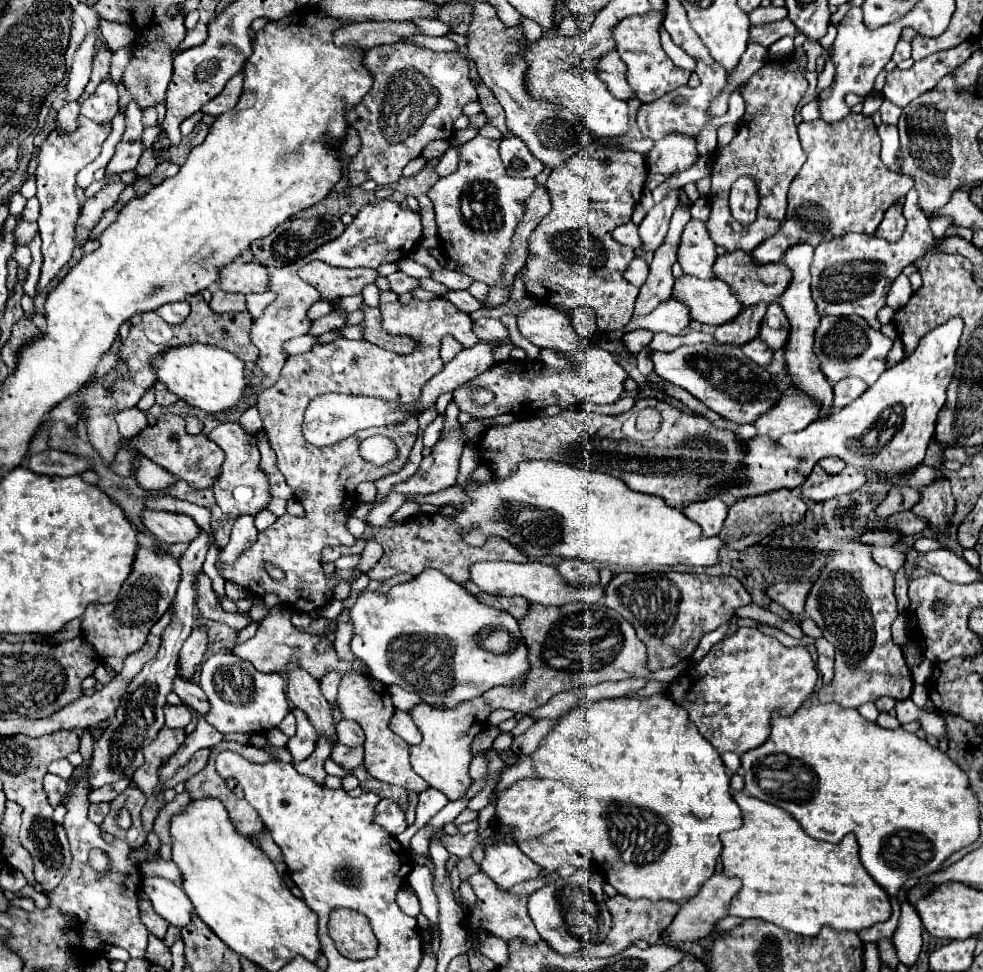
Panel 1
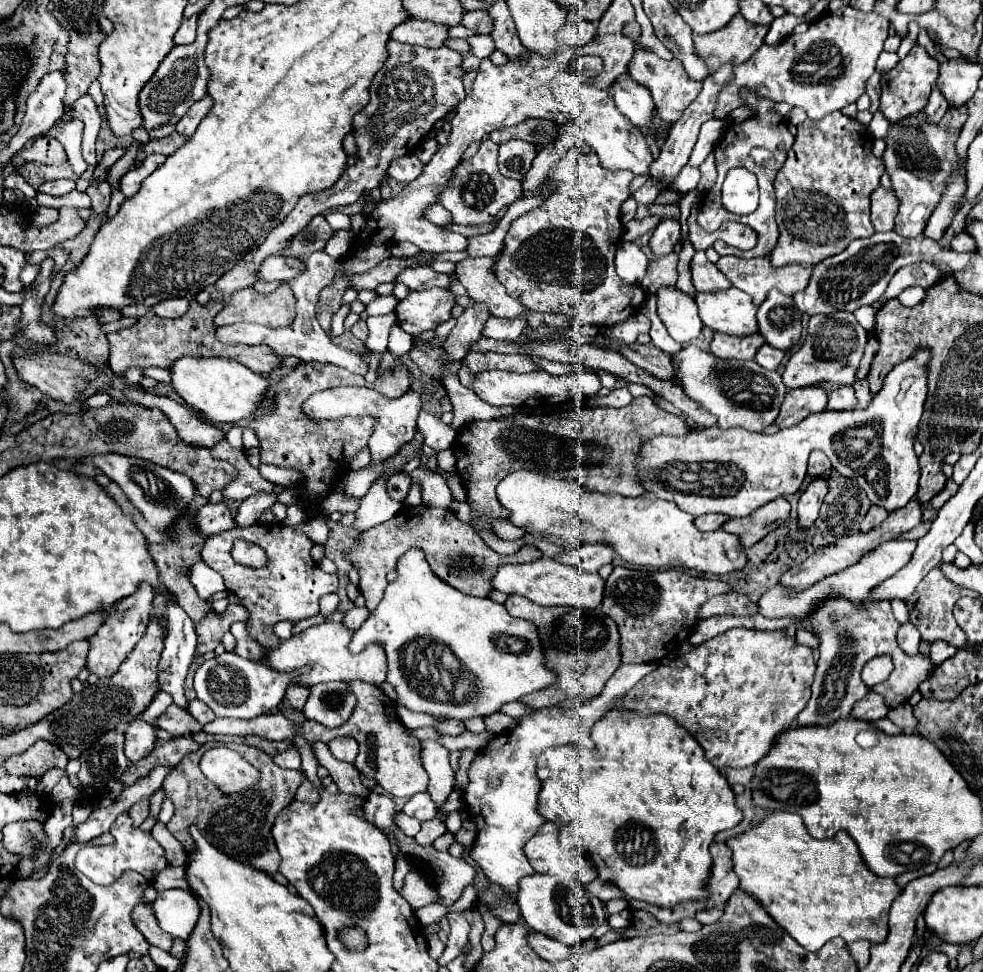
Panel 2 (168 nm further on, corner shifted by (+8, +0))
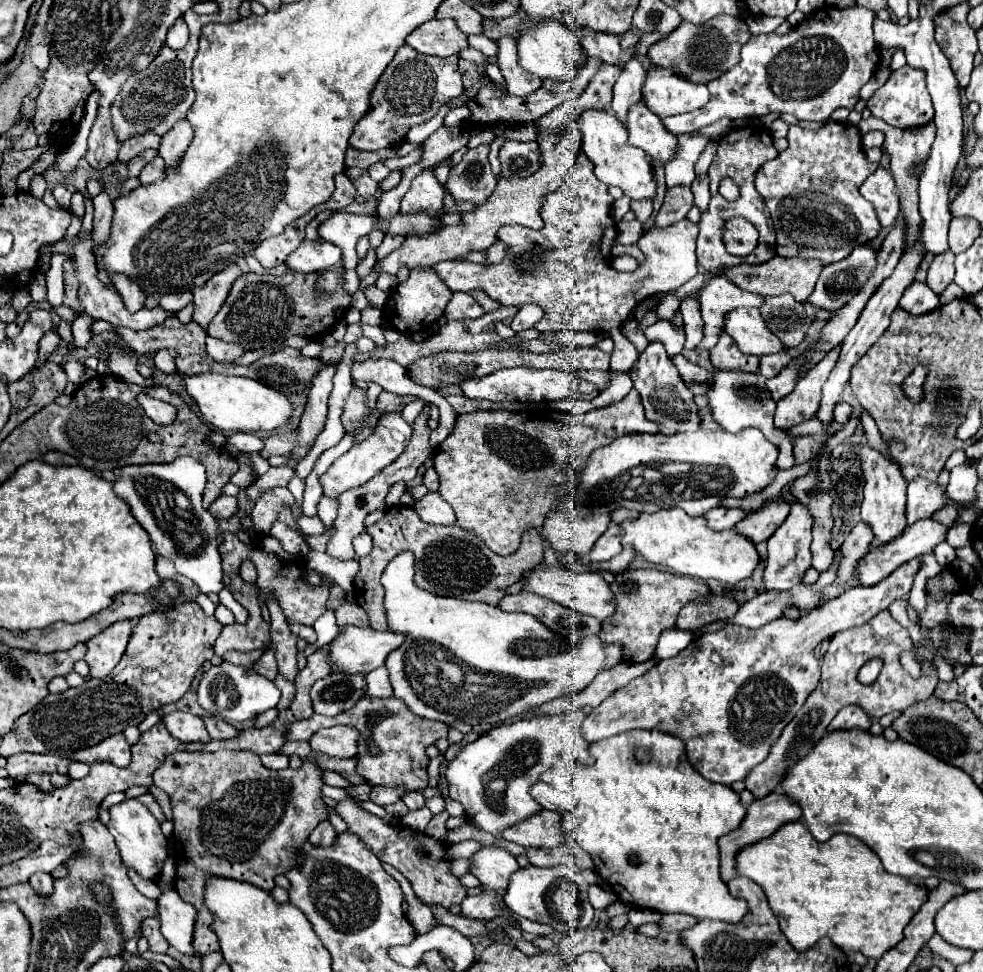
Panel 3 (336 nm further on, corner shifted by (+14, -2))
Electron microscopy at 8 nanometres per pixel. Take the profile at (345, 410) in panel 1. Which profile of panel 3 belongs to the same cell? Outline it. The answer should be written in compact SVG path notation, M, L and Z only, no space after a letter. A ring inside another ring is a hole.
M390 412L390 414L384 414L380 418L380 424L376 426L376 430L360 444L354 444L344 456L340 456L330 468L326 474L320 476L320 482L324 486L324 496L340 496L342 492L350 490L350 488L356 488L356 486L362 486L364 482L368 482L372 476L376 476L384 466L388 466L390 462L394 462L406 448L408 440L412 436L412 428L410 424L404 420L402 412Z

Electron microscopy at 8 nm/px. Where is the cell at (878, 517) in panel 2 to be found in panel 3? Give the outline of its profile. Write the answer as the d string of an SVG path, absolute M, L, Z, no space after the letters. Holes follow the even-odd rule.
M858 522L858 524L850 530L848 538L846 538L844 544L842 544L844 558L842 558L842 564L840 564L836 582L824 590L824 596L826 596L826 598L836 598L836 596L840 596L840 594L848 588L848 582L850 582L850 586L852 586L852 582L856 582L854 576L852 576L854 566L856 566L858 560L868 552L870 542L872 542L872 530L868 528L868 524Z

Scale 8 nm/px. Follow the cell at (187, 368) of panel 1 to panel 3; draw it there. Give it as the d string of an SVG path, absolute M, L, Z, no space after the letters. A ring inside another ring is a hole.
M204 372L196 376L182 376L182 380L186 392L196 402L202 420L220 432L270 432L284 426L292 412L292 404L286 396L252 378Z

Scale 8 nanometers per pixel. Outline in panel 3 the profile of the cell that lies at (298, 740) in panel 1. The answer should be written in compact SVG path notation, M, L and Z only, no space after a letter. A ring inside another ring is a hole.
M263 754L260 756L260 760L266 768L272 768L272 770L284 770L284 768L290 766L288 758L282 756L282 754Z

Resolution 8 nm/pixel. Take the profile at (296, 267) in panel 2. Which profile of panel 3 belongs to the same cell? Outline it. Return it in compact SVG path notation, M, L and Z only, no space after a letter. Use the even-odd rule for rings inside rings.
M304 240L294 252L284 260L290 272L320 272L342 260L338 246L326 240Z

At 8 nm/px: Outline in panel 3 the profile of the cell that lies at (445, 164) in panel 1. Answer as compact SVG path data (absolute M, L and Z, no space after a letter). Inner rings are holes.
M376 162L376 164L372 164L370 168L368 168L368 174L370 174L370 178L372 180L376 180L376 182L382 182L384 178L388 178L388 174L390 174L392 170L386 166L386 164L382 164L382 162Z

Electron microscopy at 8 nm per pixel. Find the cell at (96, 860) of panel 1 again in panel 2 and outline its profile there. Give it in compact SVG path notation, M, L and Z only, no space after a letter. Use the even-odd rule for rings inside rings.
M128 812L120 814L114 820L114 824L110 828L110 834L114 836L114 844L86 845L79 850L75 858L75 868L80 870L84 876L88 876L90 880L94 880L96 884L110 884L126 870L140 872L142 876L146 876L146 880L152 882L168 866L164 848L152 838L150 832L144 832L144 830L136 828L132 824L132 818L130 818Z

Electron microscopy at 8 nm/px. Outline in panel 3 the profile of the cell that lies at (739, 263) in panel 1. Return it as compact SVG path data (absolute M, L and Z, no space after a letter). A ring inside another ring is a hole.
M774 256L764 264L738 264L736 268L724 268L722 276L746 292L756 292L760 296L780 296L784 292L790 292L798 302L804 302L808 294L812 294L820 270L822 270L820 260L804 260L804 258L798 260L798 258Z

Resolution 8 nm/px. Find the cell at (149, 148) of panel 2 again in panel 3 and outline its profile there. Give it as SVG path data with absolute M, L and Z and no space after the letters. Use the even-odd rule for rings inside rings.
M148 148L148 150L144 150L144 152L140 152L136 158L132 158L130 162L128 162L128 176L136 176L152 158L156 158L158 156L158 150L154 150L154 148Z

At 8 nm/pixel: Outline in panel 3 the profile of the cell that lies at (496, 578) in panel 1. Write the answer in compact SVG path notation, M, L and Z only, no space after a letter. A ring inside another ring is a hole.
M538 566L534 570L530 570L526 576L524 576L524 586L522 590L530 590L538 596L544 596L556 604L562 604L562 606L568 606L580 614L588 614L588 616L594 616L598 618L600 622L604 618L608 618L614 610L616 610L616 604L614 604L614 596L608 588L608 584L602 580L600 574L596 572L572 572L568 570L566 566Z

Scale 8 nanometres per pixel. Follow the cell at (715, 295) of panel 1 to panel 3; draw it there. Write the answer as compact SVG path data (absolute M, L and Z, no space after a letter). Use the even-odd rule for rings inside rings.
M736 308L728 312L724 332L734 338L744 354L774 354L786 350L782 342L768 330L758 308Z

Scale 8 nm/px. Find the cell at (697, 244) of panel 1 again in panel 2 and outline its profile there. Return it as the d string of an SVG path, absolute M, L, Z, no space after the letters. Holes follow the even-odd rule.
M704 252L694 254L690 270L692 270L692 282L698 292L720 292L732 288L732 284L718 272L716 264L708 262Z

